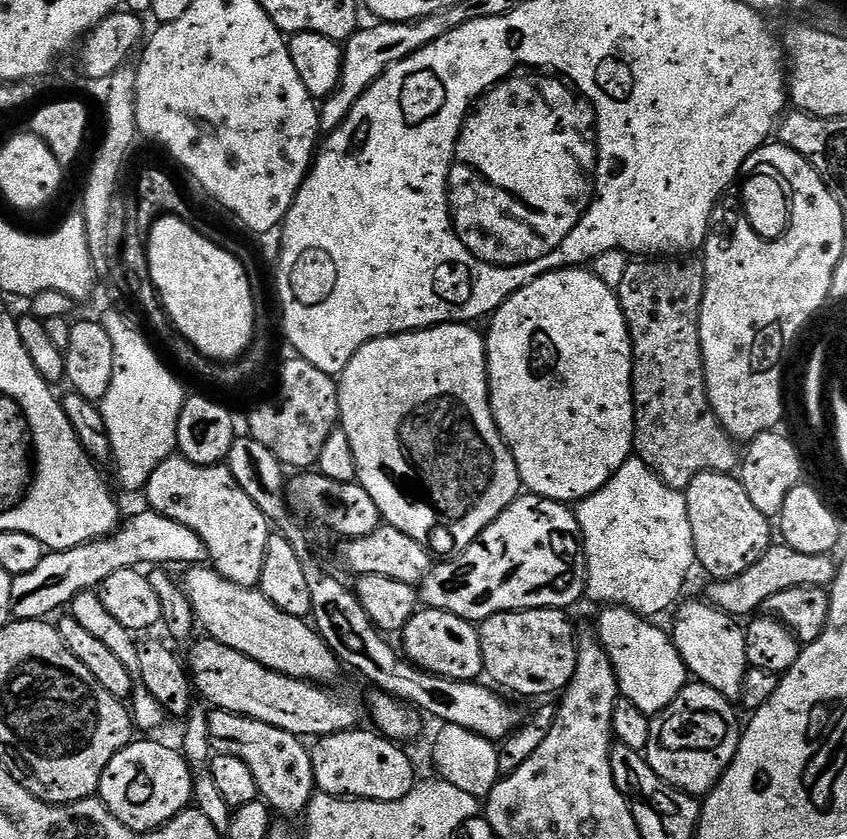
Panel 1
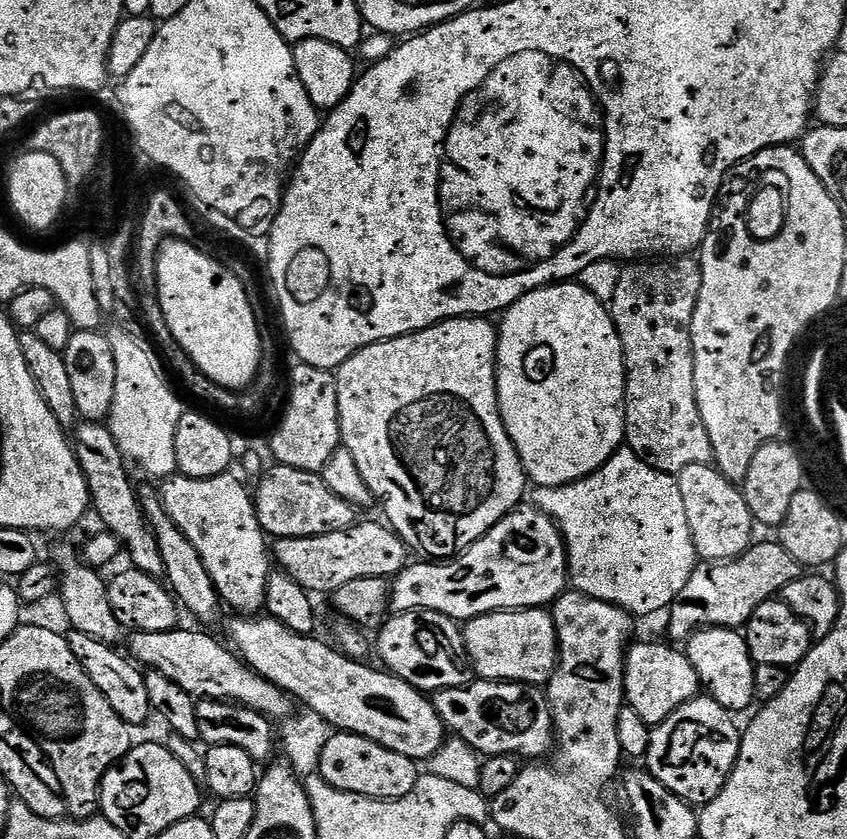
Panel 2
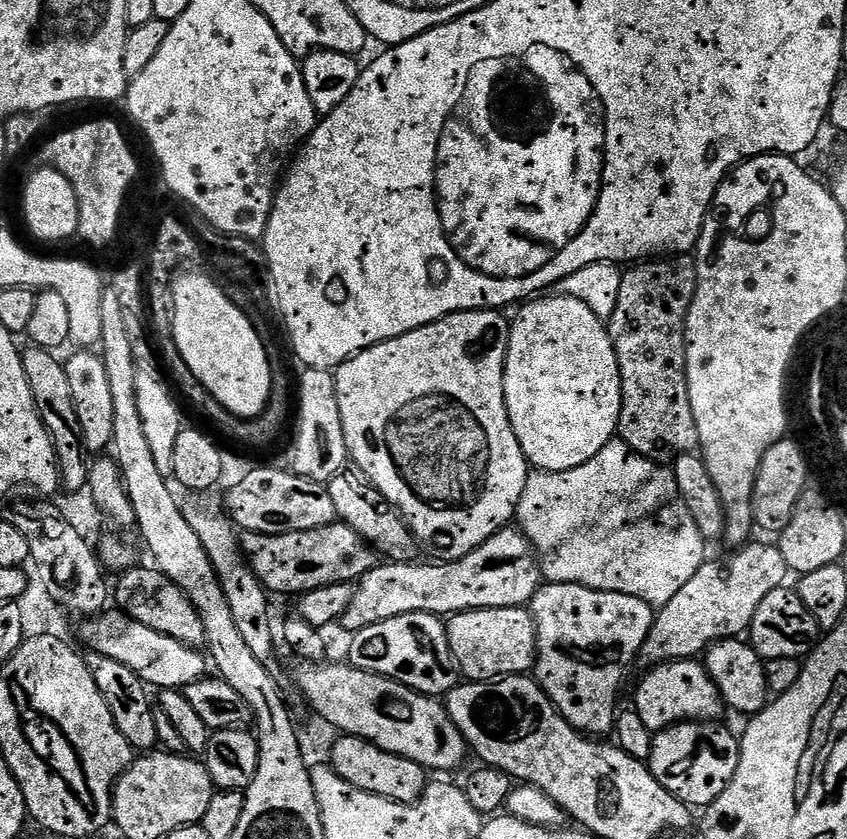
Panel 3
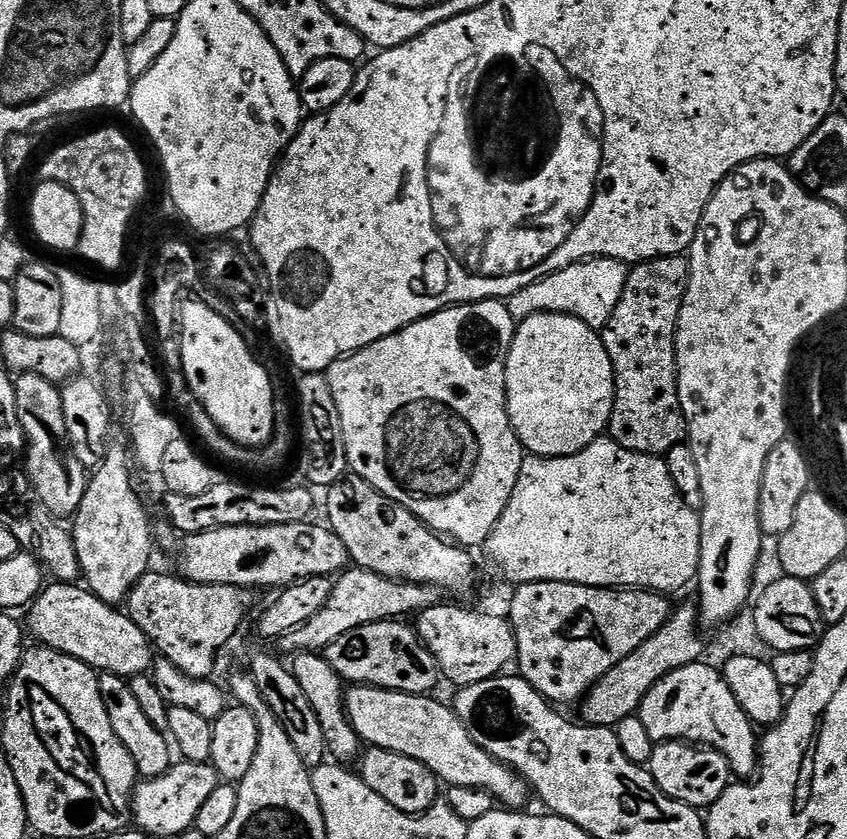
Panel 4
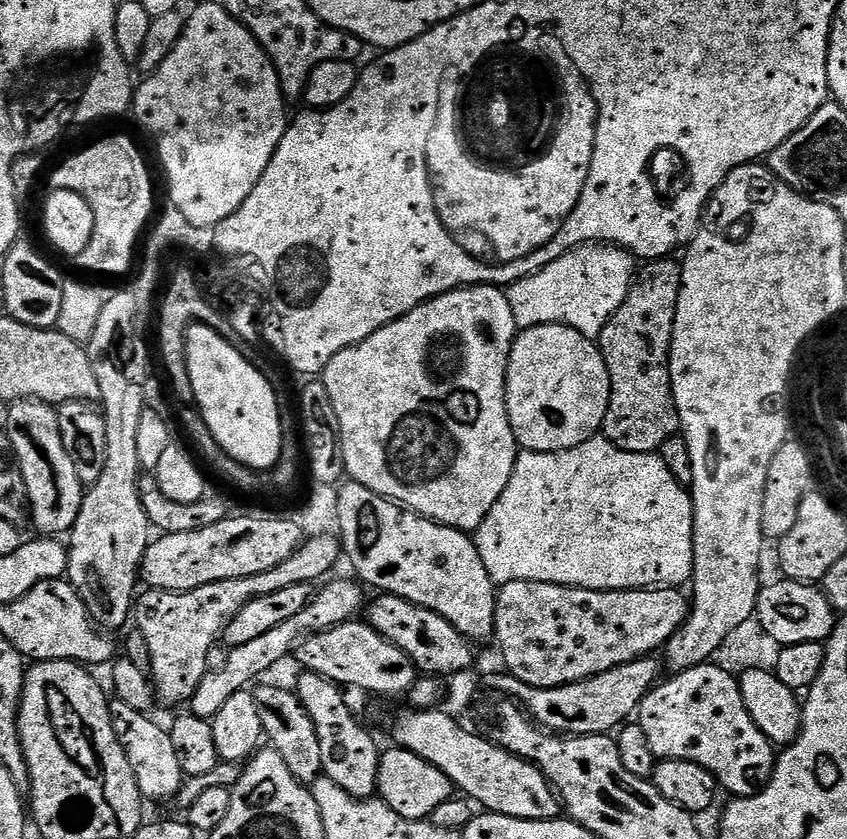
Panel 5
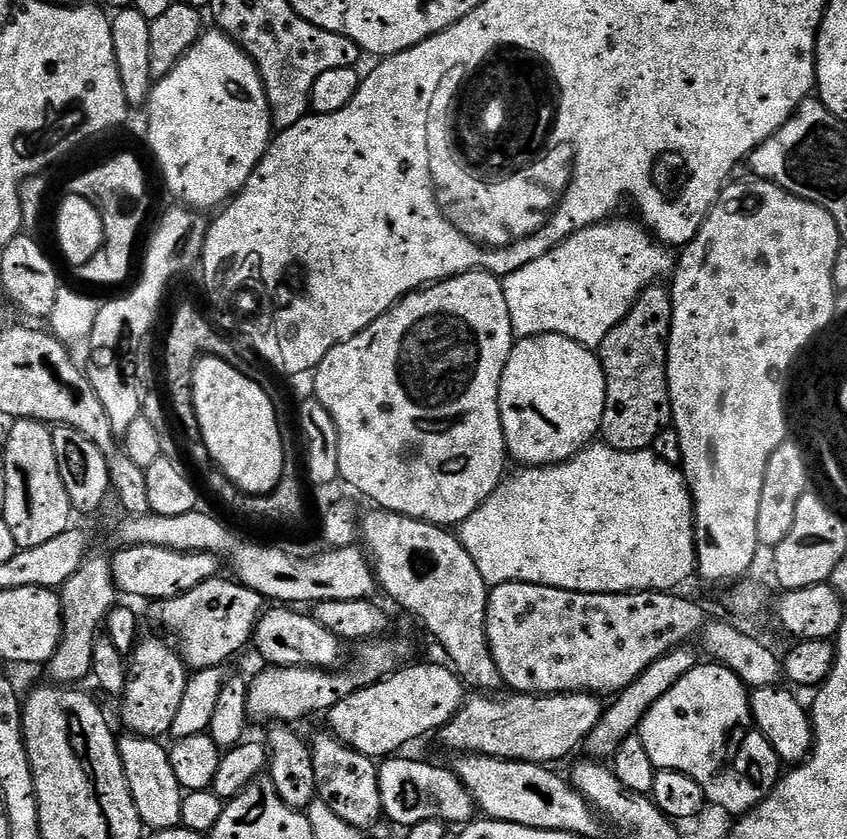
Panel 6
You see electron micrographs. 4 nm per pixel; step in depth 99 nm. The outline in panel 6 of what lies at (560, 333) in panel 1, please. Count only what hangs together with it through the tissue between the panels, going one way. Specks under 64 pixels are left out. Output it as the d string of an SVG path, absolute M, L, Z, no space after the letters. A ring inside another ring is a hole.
M546 334L545 336L526 336L517 339L512 345L512 353L506 362L506 370L502 370L502 382L500 383L500 417L502 418L502 430L504 441L508 447L508 455L513 461L517 460L520 466L543 466L545 464L560 464L576 456L593 443L600 436L602 426L602 414L606 410L606 378L600 365L599 355L593 349L582 346L565 336L558 334Z

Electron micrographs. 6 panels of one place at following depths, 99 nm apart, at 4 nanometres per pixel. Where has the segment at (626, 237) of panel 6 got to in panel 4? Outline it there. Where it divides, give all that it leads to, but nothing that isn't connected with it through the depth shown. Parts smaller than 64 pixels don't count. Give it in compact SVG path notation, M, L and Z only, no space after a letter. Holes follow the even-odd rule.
M585 260L574 266L566 266L566 270L539 277L530 286L508 297L506 303L513 320L517 322L539 312L557 312L578 318L586 322L586 326L600 330L622 298L628 273L629 269L620 260Z

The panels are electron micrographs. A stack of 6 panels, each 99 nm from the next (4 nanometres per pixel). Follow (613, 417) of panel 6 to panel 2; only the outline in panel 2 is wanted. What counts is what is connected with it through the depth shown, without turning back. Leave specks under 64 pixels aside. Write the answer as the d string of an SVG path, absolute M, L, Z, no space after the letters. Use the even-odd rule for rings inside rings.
M664 258L659 262L632 262L621 267L618 286L614 290L610 301L610 311L612 320L616 324L616 329L620 335L620 341L624 347L624 367L626 369L626 379L624 382L624 438L627 447L638 454L650 466L654 466L663 472L679 474L686 470L686 466L695 464L707 464L712 460L712 447L710 446L710 434L702 422L702 414L696 401L696 387L694 386L694 358L692 357L692 315L696 309L696 303L700 297L700 287L702 286L702 274L700 273L700 262L696 258Z

